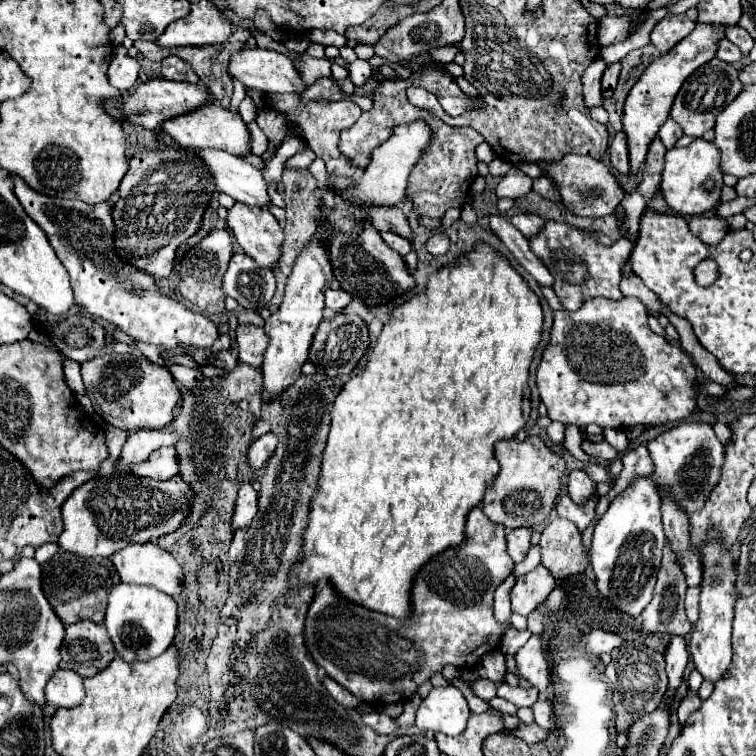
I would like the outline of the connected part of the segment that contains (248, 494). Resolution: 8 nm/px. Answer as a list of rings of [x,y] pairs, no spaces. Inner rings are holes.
[[[244,484],[238,492],[238,500],[234,506],[234,516],[232,516],[232,524],[230,524],[232,534],[238,532],[240,528],[248,528],[252,524],[252,518],[256,516],[256,504],[258,504],[256,490],[252,488],[252,484]]]

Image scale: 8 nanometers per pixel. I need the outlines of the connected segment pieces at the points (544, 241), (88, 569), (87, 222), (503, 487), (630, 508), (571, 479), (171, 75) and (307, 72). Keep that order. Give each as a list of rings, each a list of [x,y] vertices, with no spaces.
[[[546,222],[544,230],[538,236],[530,238],[530,248],[554,276],[554,292],[566,310],[574,312],[592,298],[624,298],[618,284],[622,280],[622,266],[630,258],[630,250],[634,248],[630,240],[620,238],[610,248],[606,248],[578,228],[562,222]]]
[[[58,550],[48,562],[42,564],[42,590],[64,626],[80,620],[92,620],[100,624],[104,620],[110,588],[118,582],[120,578],[108,558],[82,558]]]
[[[14,178],[14,192],[24,206],[26,214],[38,222],[46,232],[56,256],[70,274],[70,284],[78,304],[86,308],[90,316],[108,320],[132,338],[148,344],[160,344],[172,354],[176,344],[208,348],[218,338],[218,328],[206,316],[192,312],[172,298],[162,298],[154,280],[136,268],[130,268],[124,260],[118,260],[112,238],[114,222],[110,216],[110,204],[80,204],[80,200],[58,200],[40,196],[28,188],[22,180]]]
[[[530,436],[524,442],[516,438],[498,442],[494,458],[500,464],[500,472],[484,494],[484,514],[504,528],[532,528],[544,522],[560,492],[560,478],[566,470],[564,458],[556,456],[538,436]]]
[[[638,478],[610,504],[608,512],[598,520],[592,536],[590,562],[600,596],[614,604],[616,610],[638,618],[654,596],[656,574],[662,562],[662,548],[666,544],[662,532],[660,496],[648,478]]]
[[[572,470],[568,474],[568,496],[574,502],[586,502],[596,492],[596,482],[586,476],[584,470]]]
[[[168,56],[162,60],[162,78],[166,80],[176,80],[176,82],[190,82],[190,84],[198,84],[198,76],[192,72],[192,68],[176,58],[176,56]]]
[[[302,52],[302,54],[294,54],[294,68],[298,70],[302,82],[308,86],[312,86],[316,80],[320,78],[332,78],[332,70],[330,70],[330,60],[328,58],[312,58],[310,54]]]

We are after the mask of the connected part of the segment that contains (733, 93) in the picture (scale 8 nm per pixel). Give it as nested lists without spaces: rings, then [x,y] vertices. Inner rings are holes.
[[[712,58],[710,62],[702,64],[680,88],[676,94],[676,100],[672,104],[670,116],[682,126],[686,136],[702,136],[704,132],[714,128],[716,116],[740,94],[742,84],[738,80],[738,70],[732,68],[730,64]]]

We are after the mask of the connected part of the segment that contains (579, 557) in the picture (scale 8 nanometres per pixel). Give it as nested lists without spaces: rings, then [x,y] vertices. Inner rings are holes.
[[[554,518],[540,538],[542,566],[550,570],[556,580],[584,572],[590,566],[582,552],[582,538],[578,528],[566,518]]]

